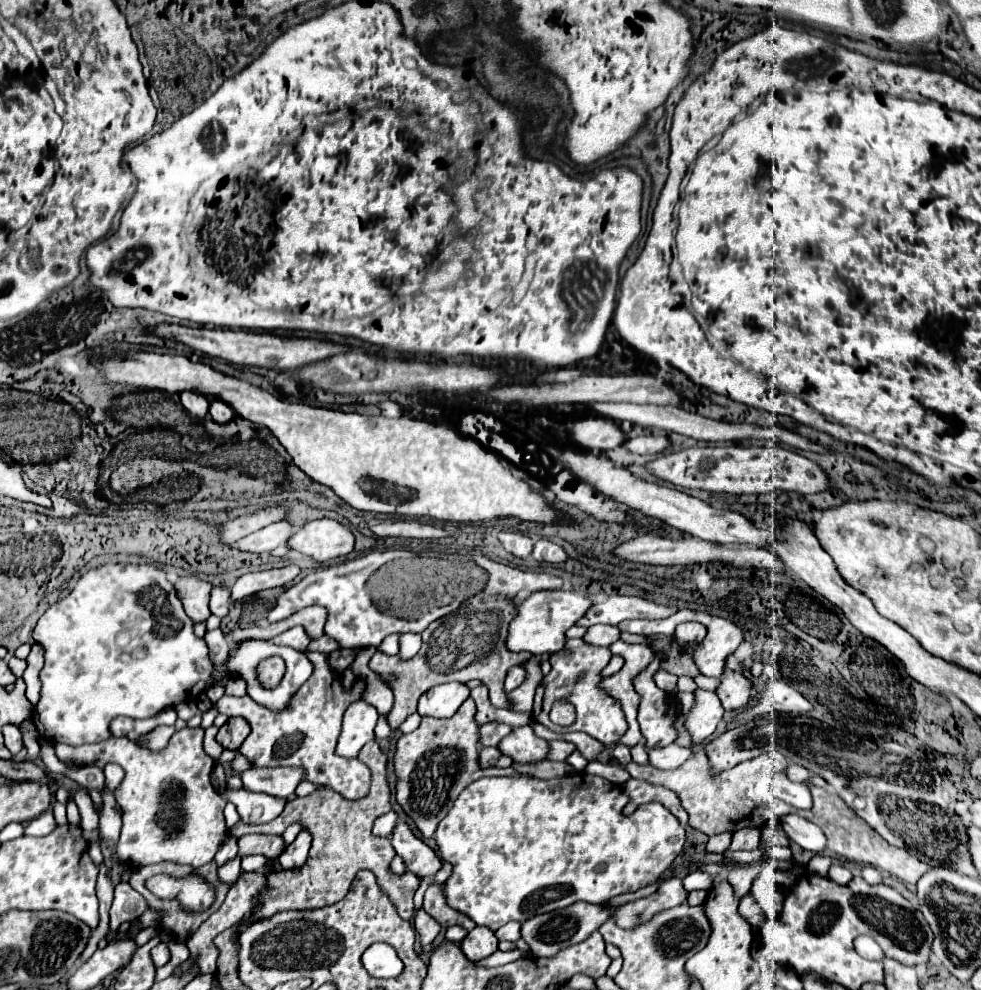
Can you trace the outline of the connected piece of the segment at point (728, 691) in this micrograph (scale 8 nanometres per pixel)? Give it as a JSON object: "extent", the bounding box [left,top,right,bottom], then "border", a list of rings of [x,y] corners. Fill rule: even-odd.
{"extent":[718,655,754,711],"border":[[[734,655],[728,659],[726,665],[726,679],[722,679],[720,687],[718,687],[718,697],[724,705],[726,711],[734,709],[742,709],[748,703],[752,703],[754,699],[754,691],[752,691],[752,683],[742,675],[742,665],[738,661],[734,661]]]}

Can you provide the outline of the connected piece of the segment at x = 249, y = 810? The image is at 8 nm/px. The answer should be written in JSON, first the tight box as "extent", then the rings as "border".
{"extent":[226,789,286,825],"border":[[[246,789],[226,791],[226,795],[228,795],[228,801],[232,801],[238,807],[242,821],[248,825],[270,823],[282,813],[286,805],[286,799],[278,799],[264,793],[252,793]]]}

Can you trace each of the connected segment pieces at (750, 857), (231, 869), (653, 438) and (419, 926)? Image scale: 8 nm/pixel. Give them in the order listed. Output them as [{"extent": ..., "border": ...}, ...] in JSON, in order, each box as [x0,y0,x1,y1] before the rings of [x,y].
[{"extent":[723,849,764,863],"border":[[[756,849],[753,851],[729,851],[726,850],[723,852],[723,855],[726,859],[734,860],[738,863],[752,863],[759,860],[762,860],[764,857],[764,850],[763,849]]]},{"extent":[218,855,242,883],"border":[[[236,855],[234,859],[230,859],[228,863],[224,863],[220,869],[218,869],[218,875],[222,881],[226,883],[234,883],[238,877],[240,877],[242,869],[240,869],[240,855]]]},{"extent":[624,435,670,455],"border":[[[642,435],[642,437],[634,437],[628,439],[624,443],[624,447],[630,453],[638,453],[638,455],[652,455],[652,453],[660,453],[670,445],[670,441],[662,435]]]},{"extent":[414,909,440,947],"border":[[[420,909],[420,913],[414,917],[414,927],[416,927],[418,935],[420,935],[422,947],[430,945],[436,939],[436,935],[440,933],[440,925],[436,921],[432,921],[430,915],[424,909]]]}]

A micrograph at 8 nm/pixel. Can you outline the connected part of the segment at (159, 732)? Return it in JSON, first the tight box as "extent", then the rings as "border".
{"extent":[138,727,176,751],"border":[[[158,727],[152,735],[148,735],[148,737],[146,737],[146,743],[140,743],[140,741],[138,741],[138,745],[148,747],[148,749],[152,749],[152,751],[164,749],[164,747],[166,747],[166,743],[168,743],[168,739],[172,737],[172,733],[174,733],[174,731],[176,731],[174,727]]]}

